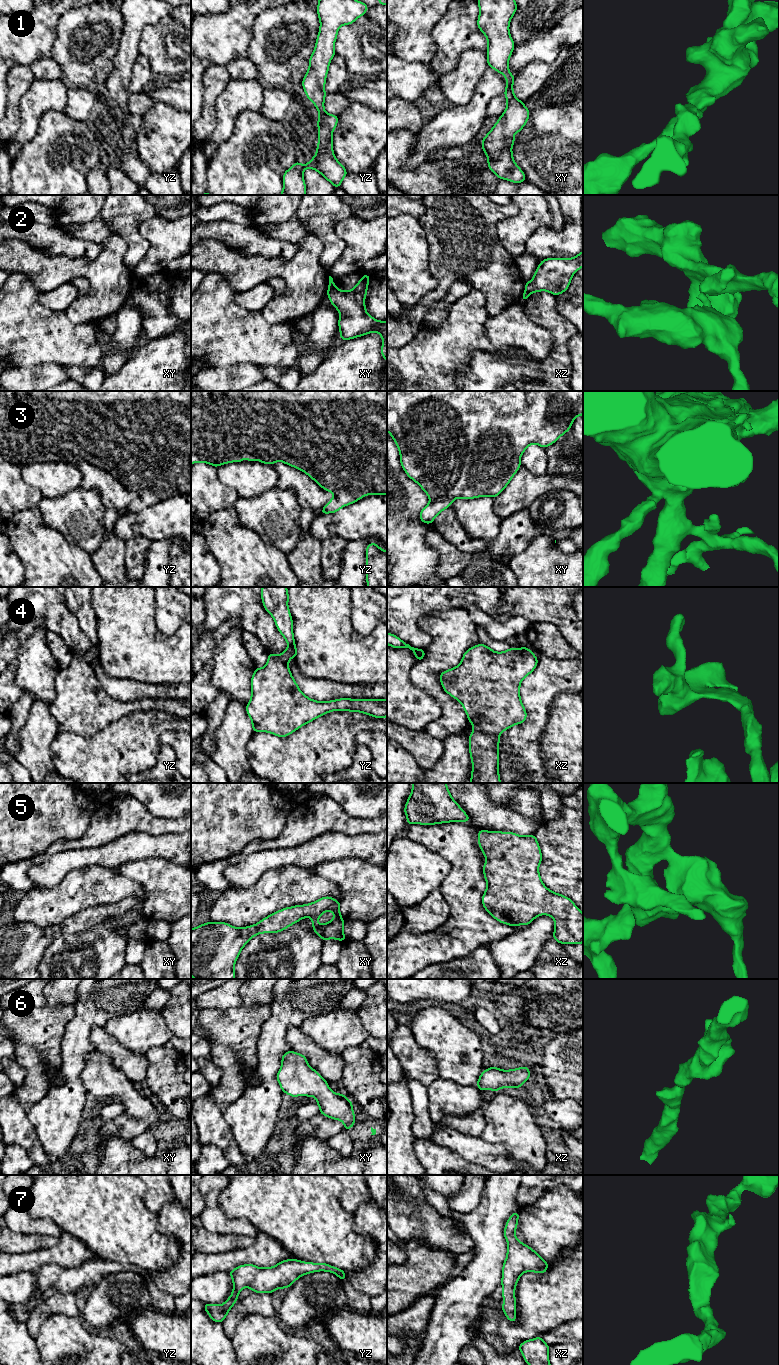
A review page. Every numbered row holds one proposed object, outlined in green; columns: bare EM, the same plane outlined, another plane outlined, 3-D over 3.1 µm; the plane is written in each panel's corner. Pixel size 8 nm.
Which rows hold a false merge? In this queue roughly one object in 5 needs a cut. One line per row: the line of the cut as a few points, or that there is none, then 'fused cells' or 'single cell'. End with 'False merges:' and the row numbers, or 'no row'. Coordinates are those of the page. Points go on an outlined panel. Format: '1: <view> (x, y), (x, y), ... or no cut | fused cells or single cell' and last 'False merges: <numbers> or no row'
1: no cut | single cell
2: xy (333, 284), (328, 289) | fused cells
3: no cut | single cell
4: no cut | single cell
5: no cut | single cell
6: no cut | single cell
7: no cut | single cell
False merges: 2

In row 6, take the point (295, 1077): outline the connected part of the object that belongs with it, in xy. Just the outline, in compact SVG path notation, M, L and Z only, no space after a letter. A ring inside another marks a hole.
M289 1050L281 1060L276 1079L284 1094L293 1098L299 1095L314 1096L319 1105L319 1114L342 1121L344 1130L355 1125L353 1103L344 1094L333 1092L326 1080L309 1066L305 1055Z

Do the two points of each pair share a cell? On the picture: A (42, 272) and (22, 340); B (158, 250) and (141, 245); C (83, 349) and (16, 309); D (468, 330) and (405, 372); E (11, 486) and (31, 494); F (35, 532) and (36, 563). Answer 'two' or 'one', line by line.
A: two
B: two
C: one
D: one
E: one
F: one

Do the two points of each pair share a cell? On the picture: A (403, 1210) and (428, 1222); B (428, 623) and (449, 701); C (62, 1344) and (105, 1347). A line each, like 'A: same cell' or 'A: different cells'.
A: same cell
B: same cell
C: same cell

